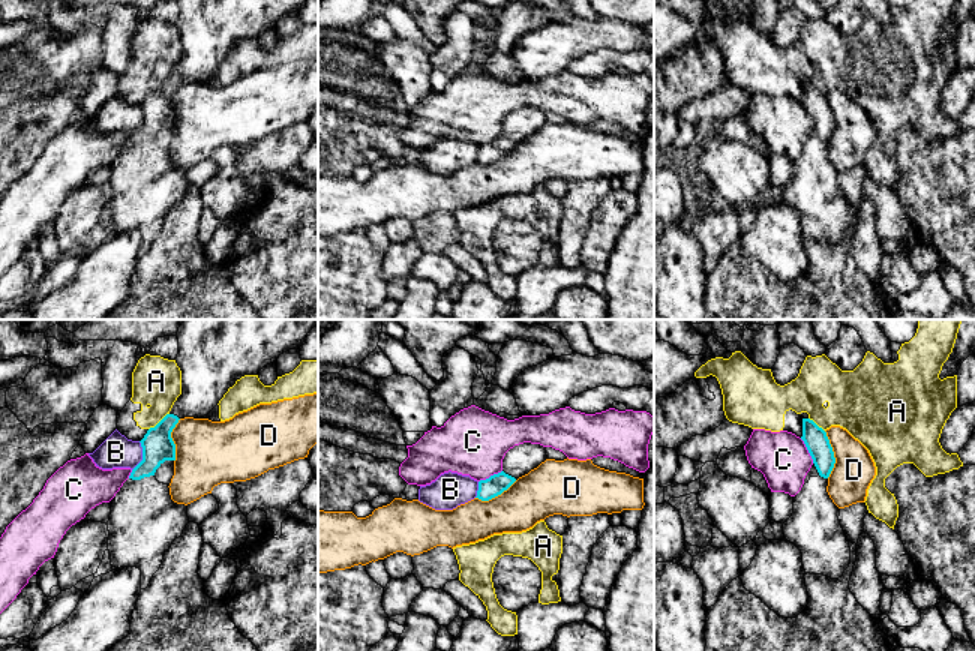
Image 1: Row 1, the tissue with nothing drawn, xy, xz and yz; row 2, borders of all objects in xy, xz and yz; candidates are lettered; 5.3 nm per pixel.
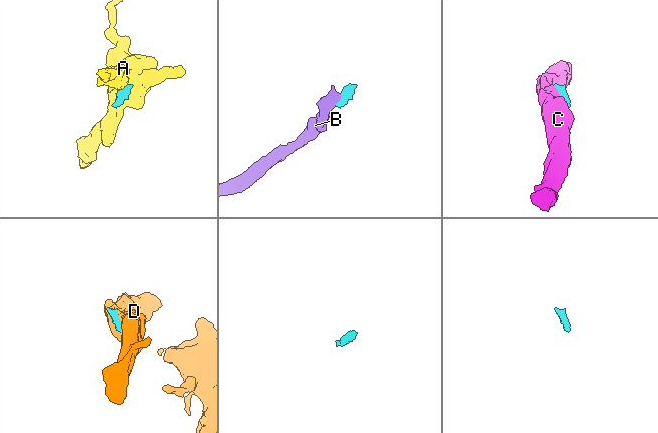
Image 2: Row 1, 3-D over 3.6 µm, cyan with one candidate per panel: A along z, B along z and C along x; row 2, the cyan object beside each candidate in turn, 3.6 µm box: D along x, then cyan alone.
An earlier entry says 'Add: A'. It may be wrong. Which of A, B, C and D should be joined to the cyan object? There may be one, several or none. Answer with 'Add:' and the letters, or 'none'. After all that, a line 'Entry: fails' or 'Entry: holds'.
Add: none
Entry: fails

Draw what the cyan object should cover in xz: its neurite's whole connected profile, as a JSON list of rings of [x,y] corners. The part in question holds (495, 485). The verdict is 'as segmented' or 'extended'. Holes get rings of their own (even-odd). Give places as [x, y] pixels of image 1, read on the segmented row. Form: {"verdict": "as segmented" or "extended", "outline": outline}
{"verdict": "extended", "outline": [[[524,442],[510,448],[502,459],[502,471],[478,482],[477,496],[489,501],[507,490],[519,477],[548,459],[546,447]]]}

